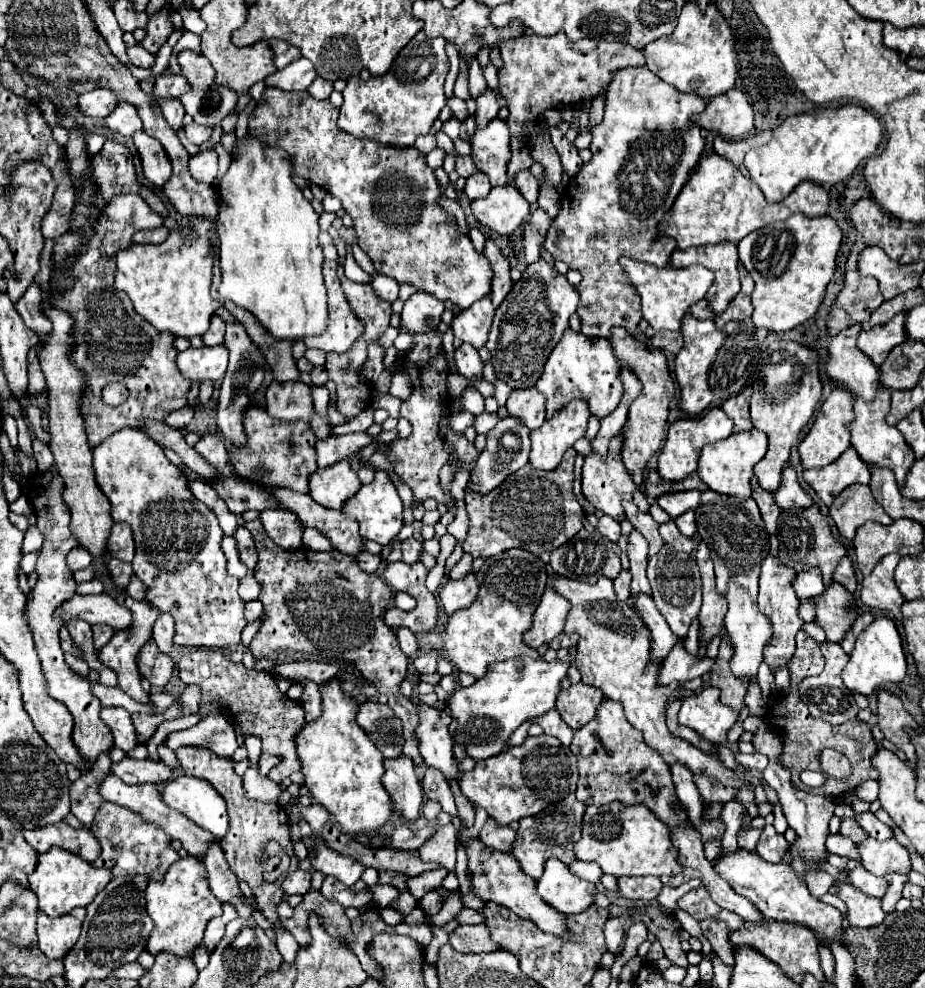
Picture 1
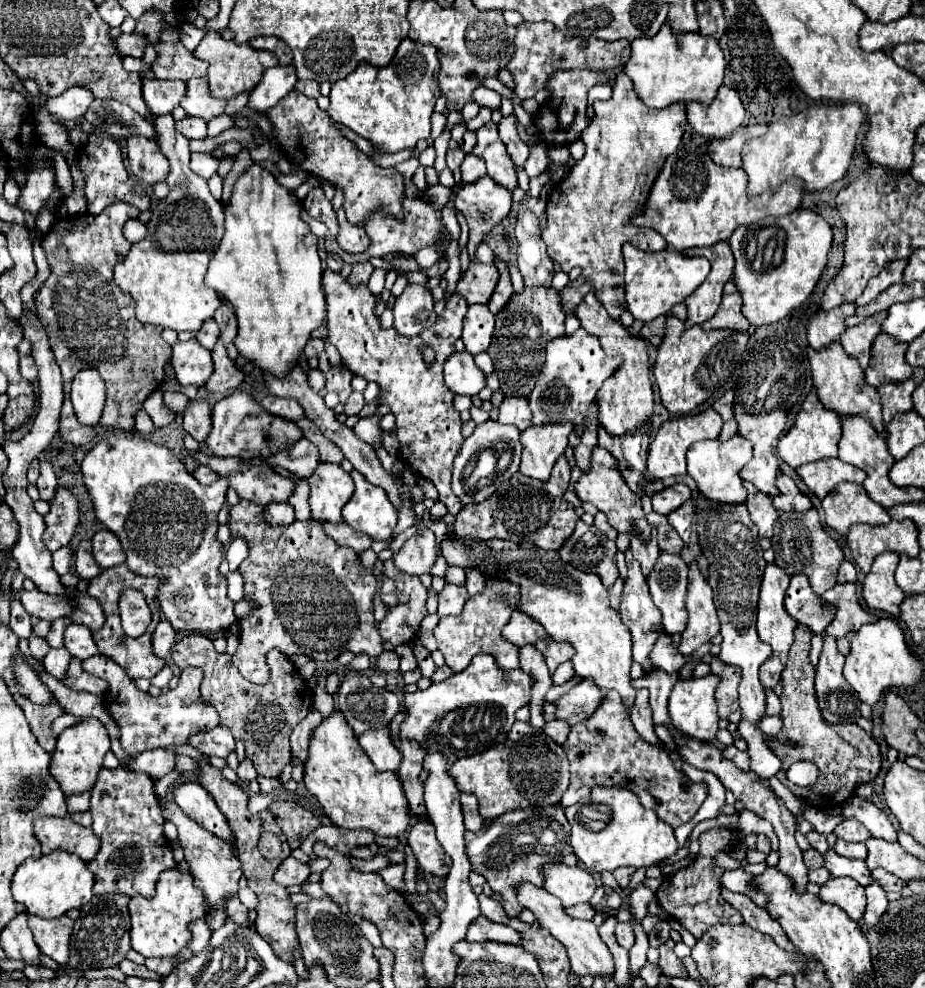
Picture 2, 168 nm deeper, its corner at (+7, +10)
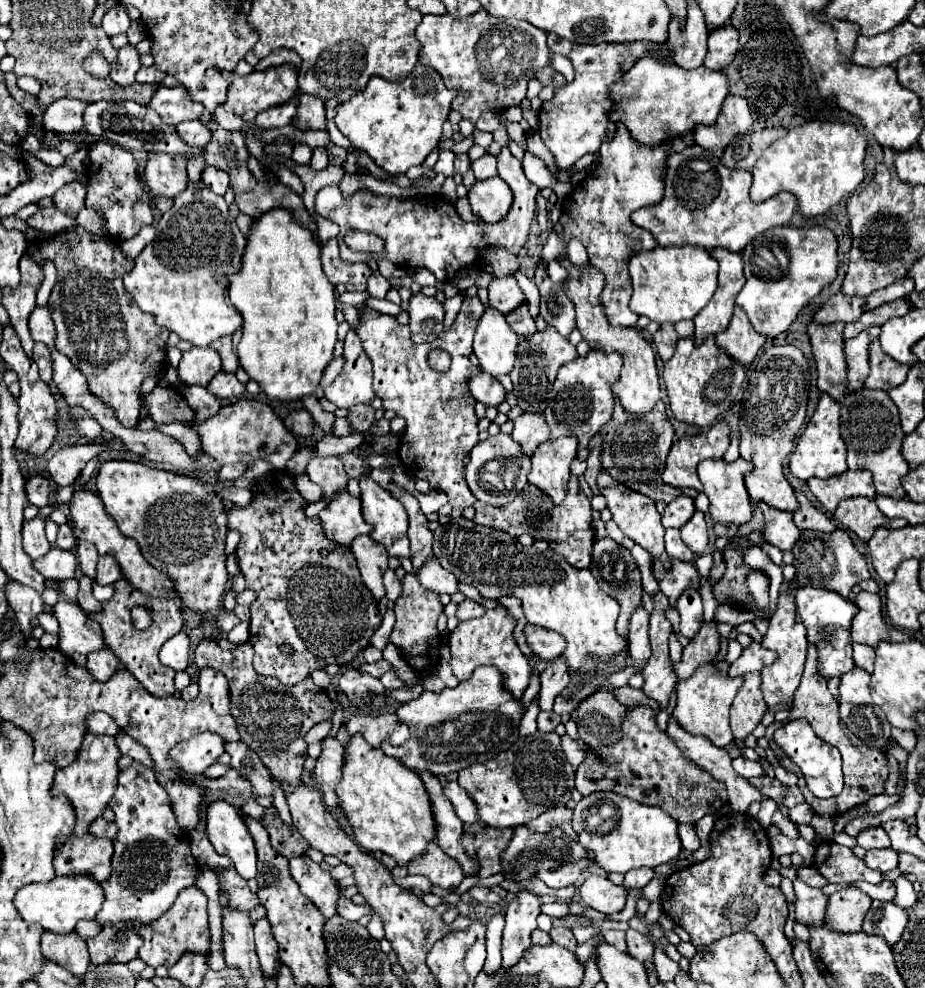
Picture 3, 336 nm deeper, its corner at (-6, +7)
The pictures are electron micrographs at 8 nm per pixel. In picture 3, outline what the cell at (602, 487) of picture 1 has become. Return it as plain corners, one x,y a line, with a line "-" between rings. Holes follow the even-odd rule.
600,472
598,486
600,486
600,494
606,498
606,506
612,512
612,520
618,524
618,528
628,538
632,538
638,546
642,546
646,552
650,552
652,558
660,560
666,570
670,570
672,564
664,550
664,528
660,524
660,514
656,510
654,502
650,498
644,498
642,494
636,494
634,490
628,490
626,486
620,486
620,482
616,482
614,478
608,478
608,474
604,474
604,472

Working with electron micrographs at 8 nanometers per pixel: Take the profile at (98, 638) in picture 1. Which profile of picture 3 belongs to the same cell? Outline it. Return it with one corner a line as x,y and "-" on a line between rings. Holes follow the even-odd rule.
82,576
80,580
80,588
78,588
78,604
80,608
86,612
86,614
94,614
94,612
100,612
102,610
102,602
98,602
92,594
92,578
88,576

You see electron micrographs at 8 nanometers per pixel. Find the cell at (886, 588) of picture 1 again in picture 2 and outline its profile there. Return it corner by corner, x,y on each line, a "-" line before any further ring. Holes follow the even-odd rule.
885,551
875,557
871,571
863,579
863,599
869,609
885,611
893,617
899,617
899,605
905,599
905,593
895,583
895,567
899,553

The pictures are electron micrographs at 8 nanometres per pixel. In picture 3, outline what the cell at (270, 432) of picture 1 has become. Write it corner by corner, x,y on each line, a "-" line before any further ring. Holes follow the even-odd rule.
240,400
236,404
224,406
216,416
204,422
192,422
190,426
200,436
202,452
212,456
220,464
252,464
256,460
268,460
274,470
282,470
298,448
294,434
284,428
272,408
256,400

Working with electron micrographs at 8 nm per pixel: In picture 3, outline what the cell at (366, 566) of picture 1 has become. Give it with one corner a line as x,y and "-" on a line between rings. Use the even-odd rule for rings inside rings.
390,568
384,572
384,586
386,586
386,598
388,598
390,602
396,602
398,596
402,594
402,582
400,582
400,578
396,576
396,572
390,570

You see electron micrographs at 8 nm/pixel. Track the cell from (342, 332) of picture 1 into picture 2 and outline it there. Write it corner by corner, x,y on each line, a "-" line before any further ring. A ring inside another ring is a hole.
325,269
325,273
323,273
323,289
325,289
325,299
327,299
327,335
325,335
325,341
339,349
339,353
343,357
343,363
355,375
361,375
367,381
375,381
383,391
387,391
385,403
389,403
391,413
397,417
397,437
399,437
399,443
401,443
401,447
399,447
401,457
405,459
405,463
411,469
419,471
421,477
425,477
427,481
431,481
437,487
439,501
447,507
447,511
451,515
457,515
459,509
461,509
461,503
451,491
451,471
453,471
453,461
459,455
459,449
461,449
465,439
463,439
463,433
461,433
459,413
453,407
453,397
455,395
443,383
443,363
455,351
455,347
453,347
455,339
461,337
461,321
463,321
463,315
467,313
467,307
469,307
467,301
455,293
447,301
447,307
445,307
443,315
437,319
437,323
431,329
427,329
425,333
413,335
413,337
405,337
405,335
399,335
393,327
391,329
381,329
379,317
373,315
375,297
371,295
369,289
351,287
345,277
341,277
339,273
333,273
331,269
-
423,345
429,345
435,351
435,361
433,361
431,367
423,359
423,353
421,353

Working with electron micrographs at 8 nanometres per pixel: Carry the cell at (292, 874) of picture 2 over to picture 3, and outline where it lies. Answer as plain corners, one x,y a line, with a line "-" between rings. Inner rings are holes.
298,856
290,860
290,874
298,882
302,894
306,894
314,902
324,918
332,918
336,914
338,882
332,880
328,872
324,872
310,858

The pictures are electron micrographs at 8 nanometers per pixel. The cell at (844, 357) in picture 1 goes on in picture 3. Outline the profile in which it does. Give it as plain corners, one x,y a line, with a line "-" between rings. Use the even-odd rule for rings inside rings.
836,294
832,298
828,298
814,314
814,320
818,324
832,324
832,322
854,322
860,318
860,314
864,312
864,298
856,298
856,296
844,296
844,294

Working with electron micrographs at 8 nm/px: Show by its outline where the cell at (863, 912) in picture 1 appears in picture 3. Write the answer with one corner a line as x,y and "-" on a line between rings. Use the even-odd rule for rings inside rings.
848,886
830,896
824,924
840,934
852,934
862,930
862,920
870,910
872,900
854,886

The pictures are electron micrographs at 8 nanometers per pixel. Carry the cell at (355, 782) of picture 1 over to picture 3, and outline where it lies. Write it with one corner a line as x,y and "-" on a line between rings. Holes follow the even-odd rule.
352,736
348,750
346,750
346,764
342,768
344,776
340,784
336,786
336,794
340,798
340,808
354,828
354,840
366,850
366,852
382,852
396,860
398,866
408,866
418,856
424,856
430,842
436,840
436,820
432,814
432,804
426,794
424,782
420,774
404,766
400,760
386,756
380,748
368,746
364,738

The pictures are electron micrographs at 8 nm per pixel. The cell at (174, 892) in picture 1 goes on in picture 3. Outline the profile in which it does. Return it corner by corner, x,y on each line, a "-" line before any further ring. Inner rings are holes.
196,886
182,890
180,898
164,916
154,920
152,924
138,926
136,932
144,940
144,946
138,950
138,958
144,960
152,968
158,968
158,966
170,968
180,960
184,952
210,954
210,926
208,926
206,896

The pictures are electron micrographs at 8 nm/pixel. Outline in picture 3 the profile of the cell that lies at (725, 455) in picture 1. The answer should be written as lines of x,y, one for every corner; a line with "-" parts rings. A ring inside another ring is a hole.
738,458
736,462
724,462
724,460
704,460
698,466
698,478
704,484
704,494
710,500
710,516
714,522
730,526
742,526
752,516
752,504
748,502
748,492
744,486
744,474
752,470
750,462
744,462

